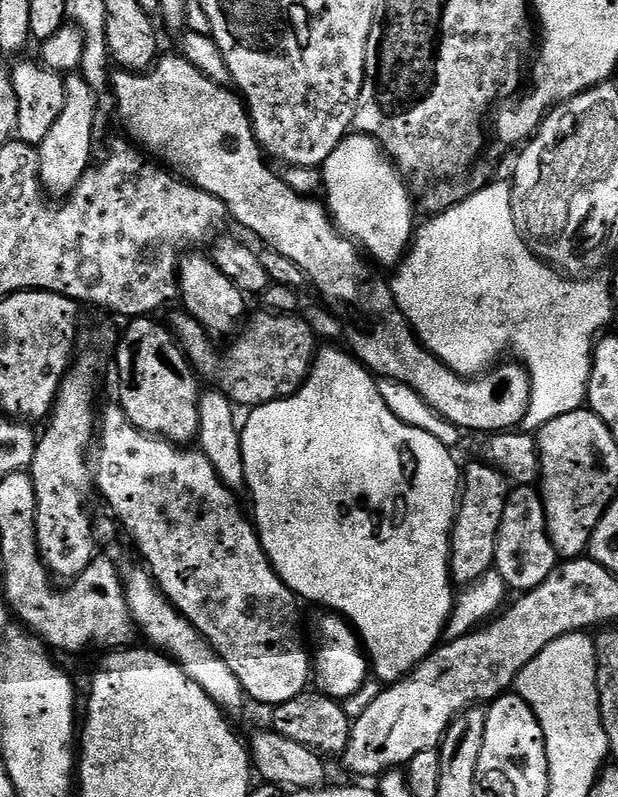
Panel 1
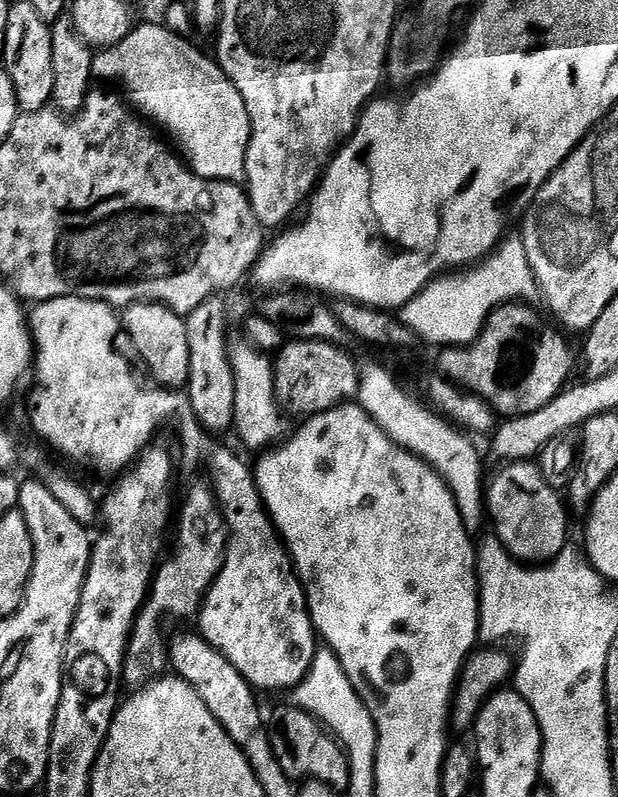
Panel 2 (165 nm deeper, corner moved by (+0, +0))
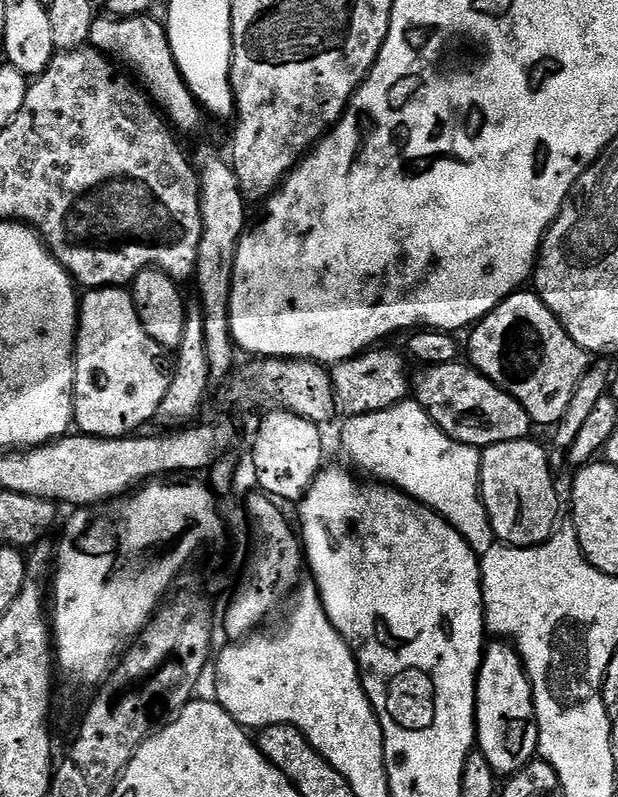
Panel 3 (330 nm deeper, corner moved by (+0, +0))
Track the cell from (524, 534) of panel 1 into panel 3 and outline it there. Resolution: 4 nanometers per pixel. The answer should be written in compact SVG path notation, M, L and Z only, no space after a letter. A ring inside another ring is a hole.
M529 438L518 442L498 442L480 453L480 500L493 524L493 534L497 541L508 544L511 548L533 548L544 544L552 537L561 519L560 496L556 493L555 482L552 481L554 469L550 463L549 449L545 445L544 449L534 441L535 439Z

